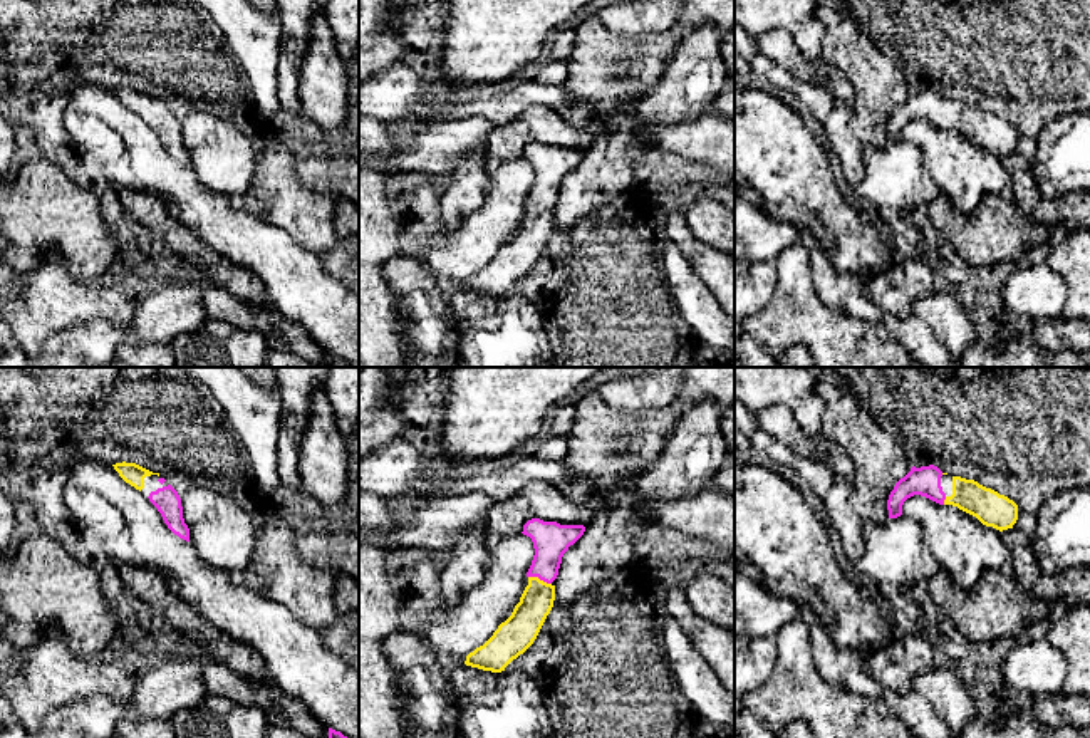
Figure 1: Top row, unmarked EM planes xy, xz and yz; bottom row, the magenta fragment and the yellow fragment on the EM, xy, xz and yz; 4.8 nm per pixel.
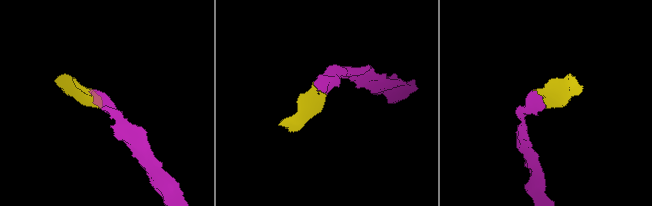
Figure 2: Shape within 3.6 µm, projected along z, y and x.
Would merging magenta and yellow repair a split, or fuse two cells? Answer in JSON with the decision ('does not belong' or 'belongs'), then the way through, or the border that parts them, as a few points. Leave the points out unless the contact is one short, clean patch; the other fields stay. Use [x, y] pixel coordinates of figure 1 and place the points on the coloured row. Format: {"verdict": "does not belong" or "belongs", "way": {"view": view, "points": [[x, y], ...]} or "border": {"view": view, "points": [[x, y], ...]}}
{"verdict": "belongs", "way": {"view": "xz", "points": [[550, 540], [540, 579], [540, 592], [522, 628]]}}

